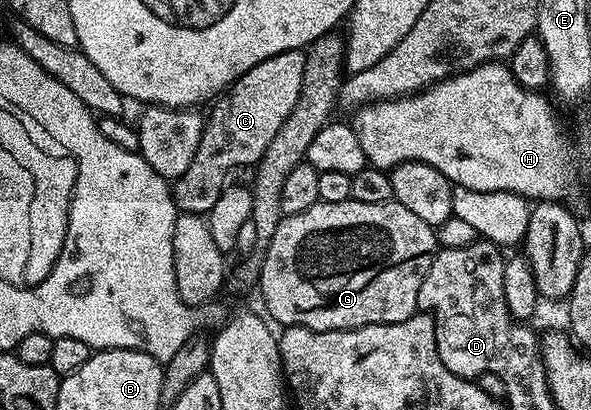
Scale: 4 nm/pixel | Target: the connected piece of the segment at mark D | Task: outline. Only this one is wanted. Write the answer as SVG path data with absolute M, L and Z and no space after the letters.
M478 238L472 244L467 246L459 246L458 248L441 248L437 255L433 258L433 265L427 274L427 278L423 282L423 286L419 290L418 309L429 315L433 319L436 332L436 348L439 350L440 361L447 366L447 370L451 370L457 376L465 379L476 380L484 373L493 373L501 376L504 384L508 384L509 380L517 380L517 384L525 384L525 392L546 392L549 389L549 379L545 374L545 363L542 360L540 337L538 333L534 333L528 323L516 321L510 314L509 307L506 302L506 295L503 289L503 270L505 269L506 257L501 256L502 249L494 243L490 243L484 238Z

